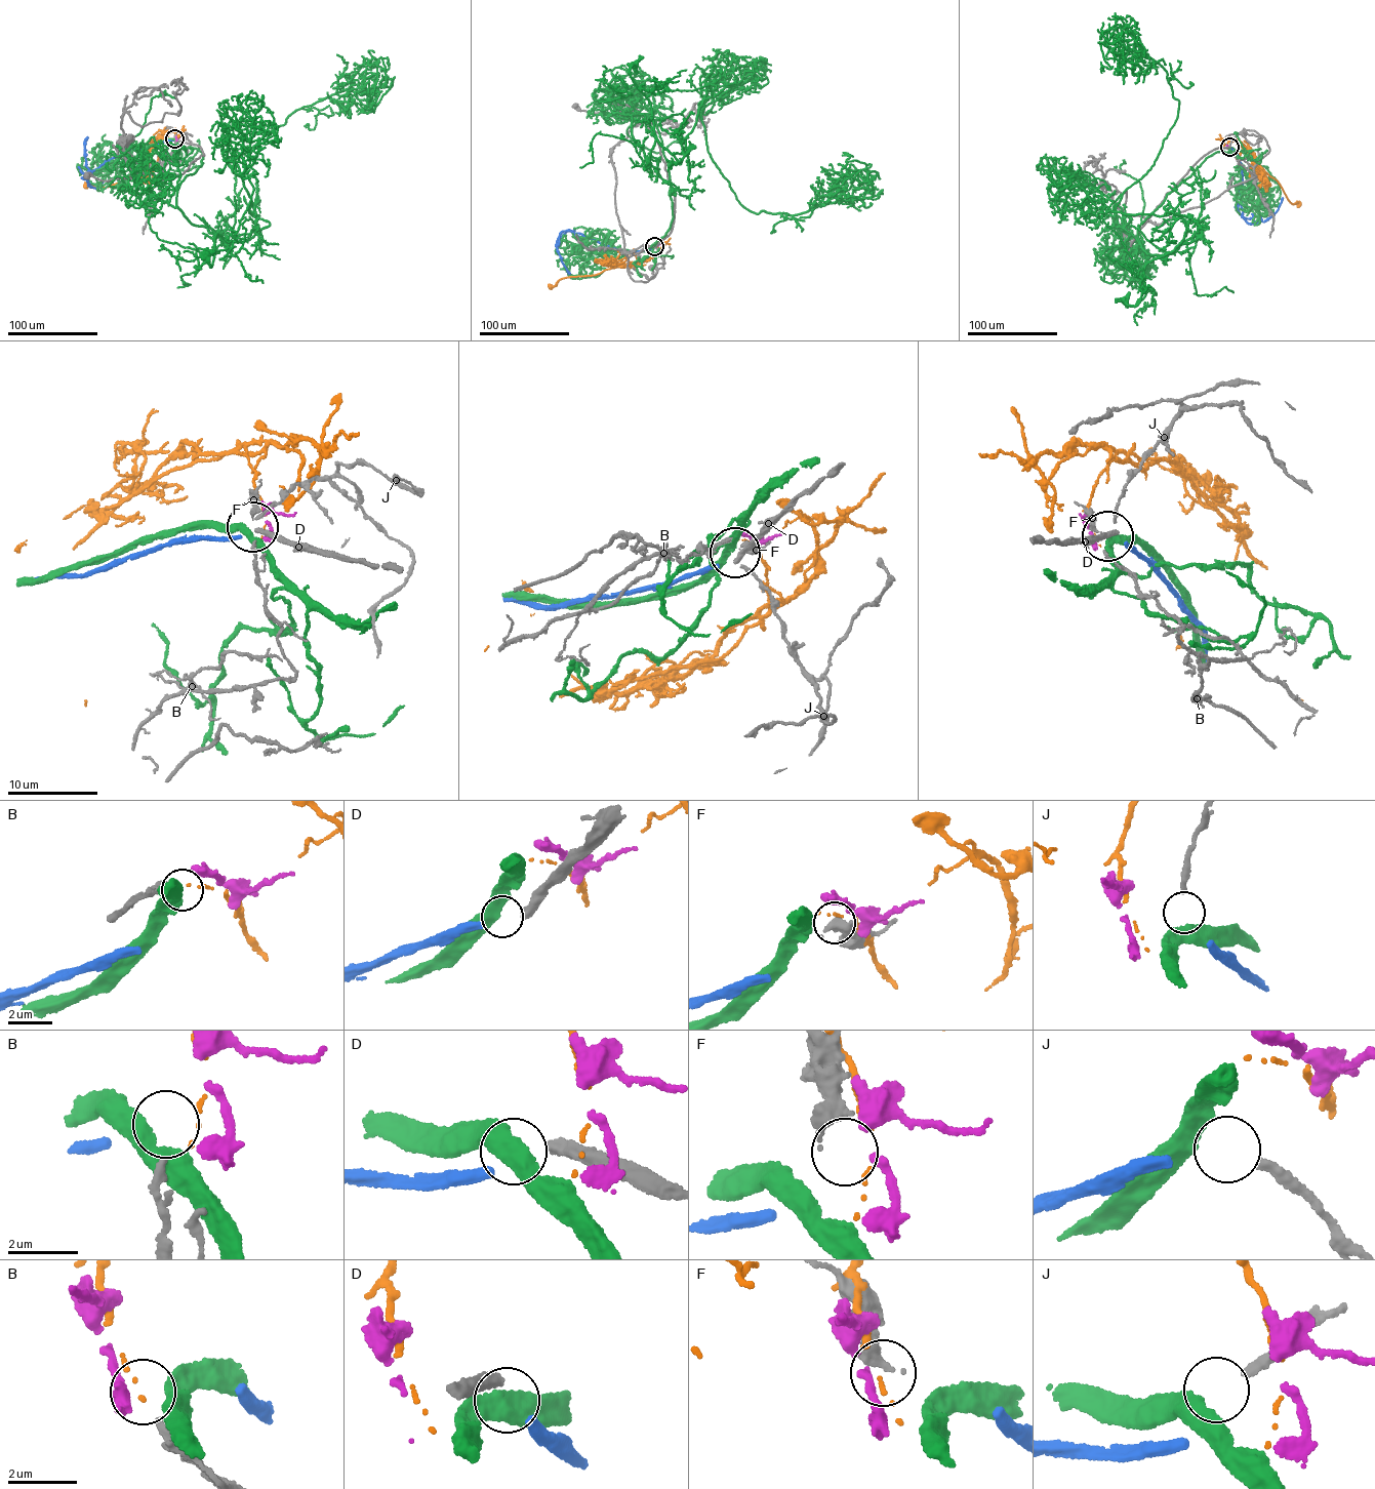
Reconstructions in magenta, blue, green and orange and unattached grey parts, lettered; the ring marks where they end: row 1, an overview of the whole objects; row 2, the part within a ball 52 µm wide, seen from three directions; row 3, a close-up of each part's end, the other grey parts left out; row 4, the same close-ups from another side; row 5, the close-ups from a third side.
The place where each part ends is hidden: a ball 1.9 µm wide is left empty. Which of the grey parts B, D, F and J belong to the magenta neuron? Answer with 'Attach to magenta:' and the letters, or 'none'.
Attach to magenta: none

